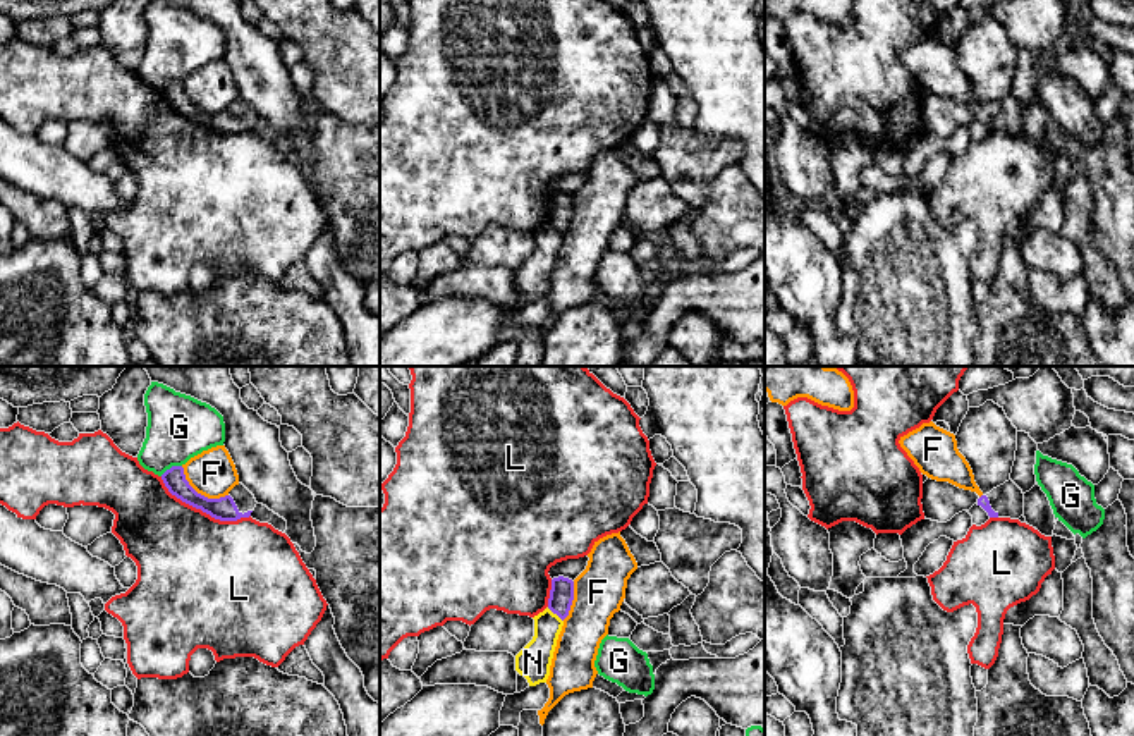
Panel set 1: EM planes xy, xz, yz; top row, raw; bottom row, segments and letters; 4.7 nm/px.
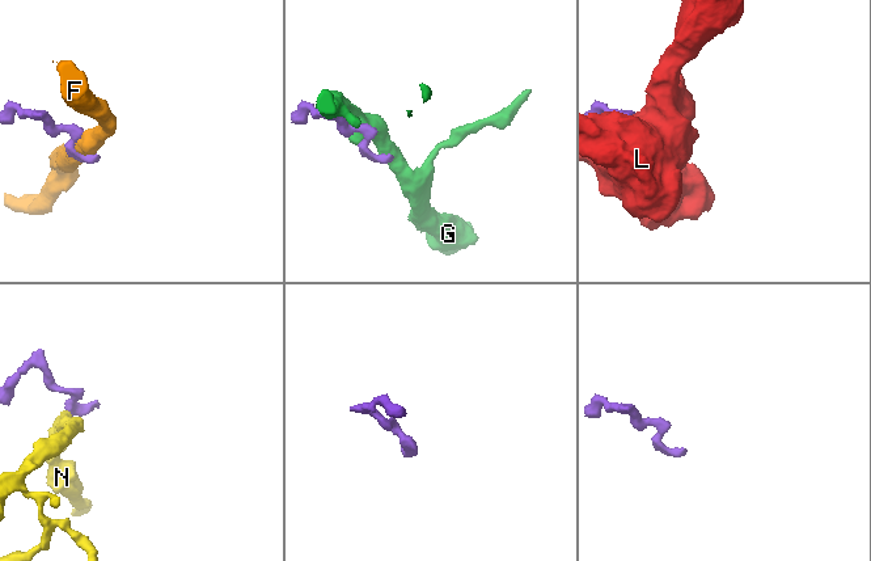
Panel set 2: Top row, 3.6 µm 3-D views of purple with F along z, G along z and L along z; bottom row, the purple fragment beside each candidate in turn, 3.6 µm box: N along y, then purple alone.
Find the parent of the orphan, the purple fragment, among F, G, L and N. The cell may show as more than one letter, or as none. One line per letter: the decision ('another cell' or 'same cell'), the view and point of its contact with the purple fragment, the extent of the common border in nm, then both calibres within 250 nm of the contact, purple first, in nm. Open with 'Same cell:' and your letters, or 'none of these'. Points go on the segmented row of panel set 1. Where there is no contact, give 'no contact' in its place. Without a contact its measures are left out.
Same cell: none of these
F: another cell | xy (200, 494) | 260 nm | 110/220 nm
G: another cell | xy (172, 466) | 120 nm | 110/300 nm
L: another cell | xy (203, 511) | 460 nm | 110/480 nm
N: another cell | xz (555, 613) | 100 nm | 110/160 nm

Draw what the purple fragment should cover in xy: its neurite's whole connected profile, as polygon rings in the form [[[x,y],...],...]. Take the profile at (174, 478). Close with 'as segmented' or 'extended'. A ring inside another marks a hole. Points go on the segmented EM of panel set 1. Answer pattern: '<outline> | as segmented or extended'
[[[182,466],[167,469],[162,480],[172,495],[220,521],[249,518],[258,504],[254,495],[242,483],[235,485],[225,497],[204,497],[189,485]]] | extended

